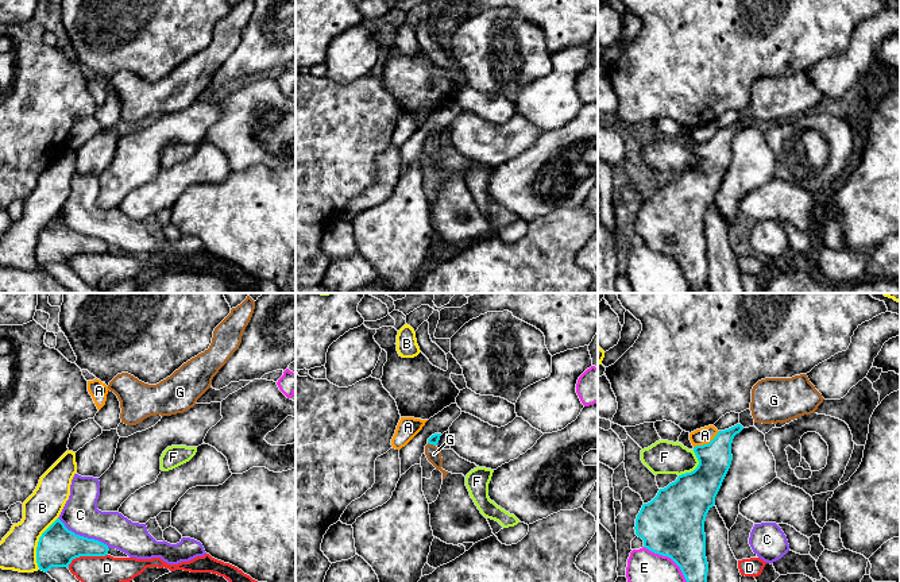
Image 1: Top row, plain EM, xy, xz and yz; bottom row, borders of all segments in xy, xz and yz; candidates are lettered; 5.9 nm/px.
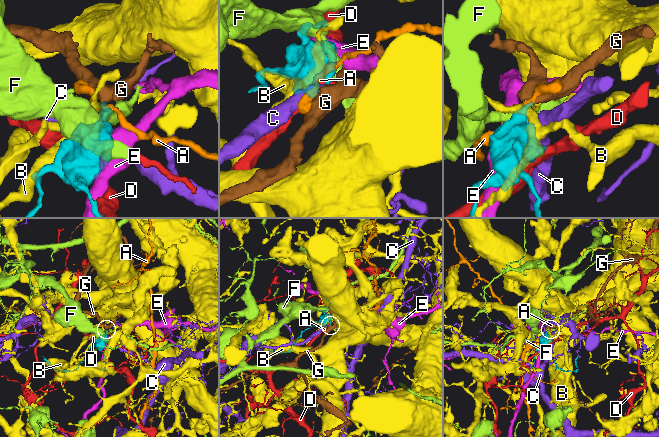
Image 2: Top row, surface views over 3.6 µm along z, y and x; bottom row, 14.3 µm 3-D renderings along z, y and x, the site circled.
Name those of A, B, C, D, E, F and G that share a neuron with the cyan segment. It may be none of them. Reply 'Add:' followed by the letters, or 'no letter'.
Add: G

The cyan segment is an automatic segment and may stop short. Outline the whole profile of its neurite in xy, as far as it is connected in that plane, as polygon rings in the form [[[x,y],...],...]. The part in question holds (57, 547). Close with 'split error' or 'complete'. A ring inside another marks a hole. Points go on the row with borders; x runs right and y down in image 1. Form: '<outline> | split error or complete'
[[[57,519],[39,537],[36,547],[36,563],[39,570],[47,573],[51,567],[67,567],[80,556],[105,556],[108,546],[69,531]]] | complete

